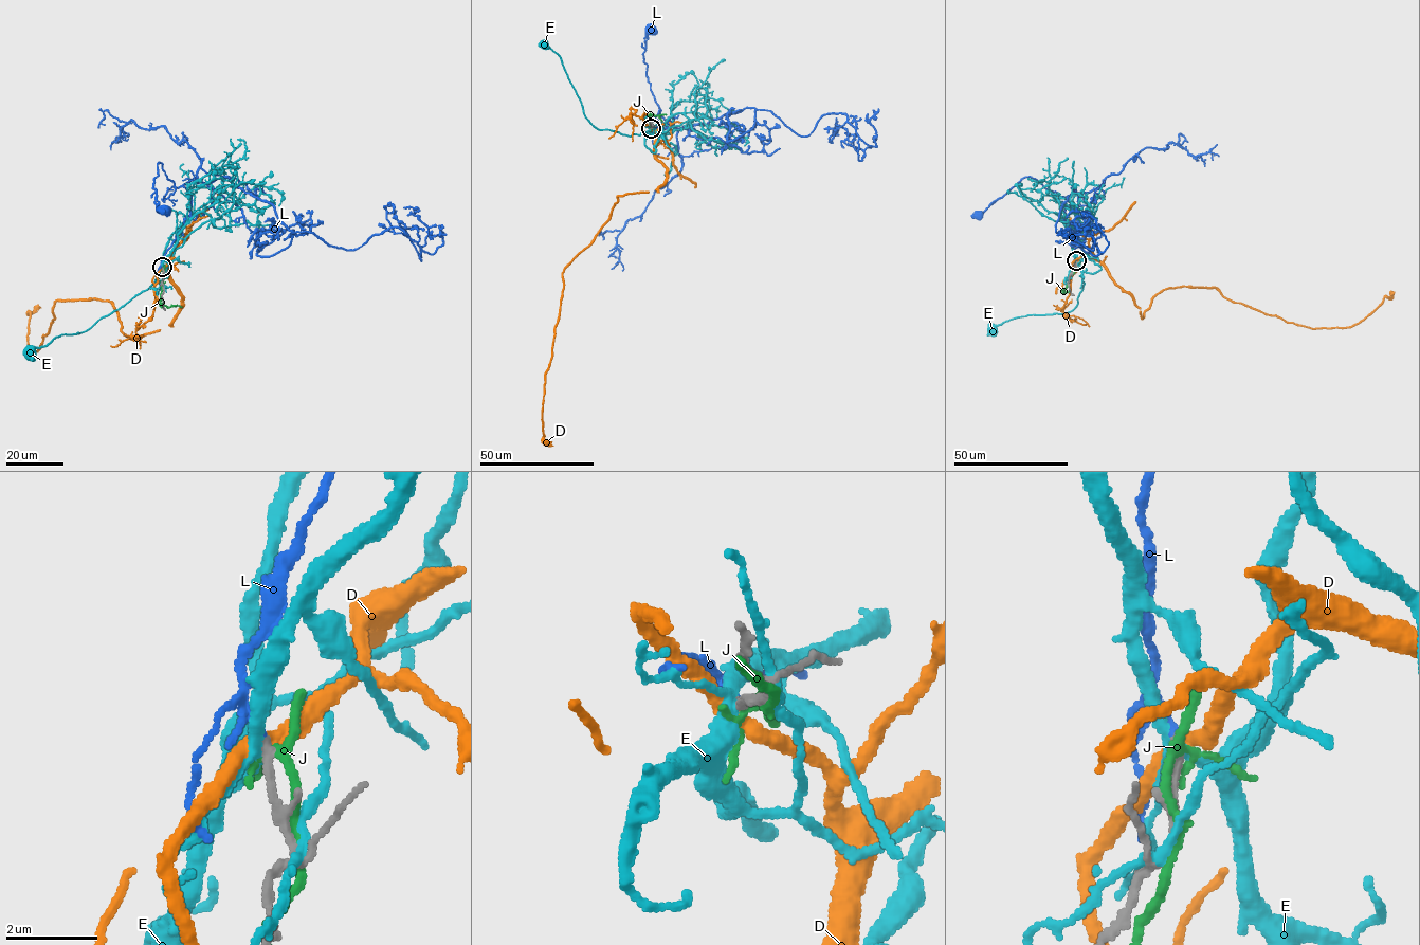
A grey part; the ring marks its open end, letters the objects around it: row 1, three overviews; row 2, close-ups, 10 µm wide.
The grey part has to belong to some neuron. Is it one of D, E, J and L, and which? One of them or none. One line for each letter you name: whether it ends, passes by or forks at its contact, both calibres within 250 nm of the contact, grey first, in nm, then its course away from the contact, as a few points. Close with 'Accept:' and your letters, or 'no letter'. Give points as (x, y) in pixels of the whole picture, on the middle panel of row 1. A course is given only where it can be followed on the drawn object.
L: it forks; calibres 180 and 110 nm; course (650, 128), (663, 129), (672, 115), (674, 126), (660, 113), (648, 80), (643, 53), (648, 34), (652, 32)
Accept: L

